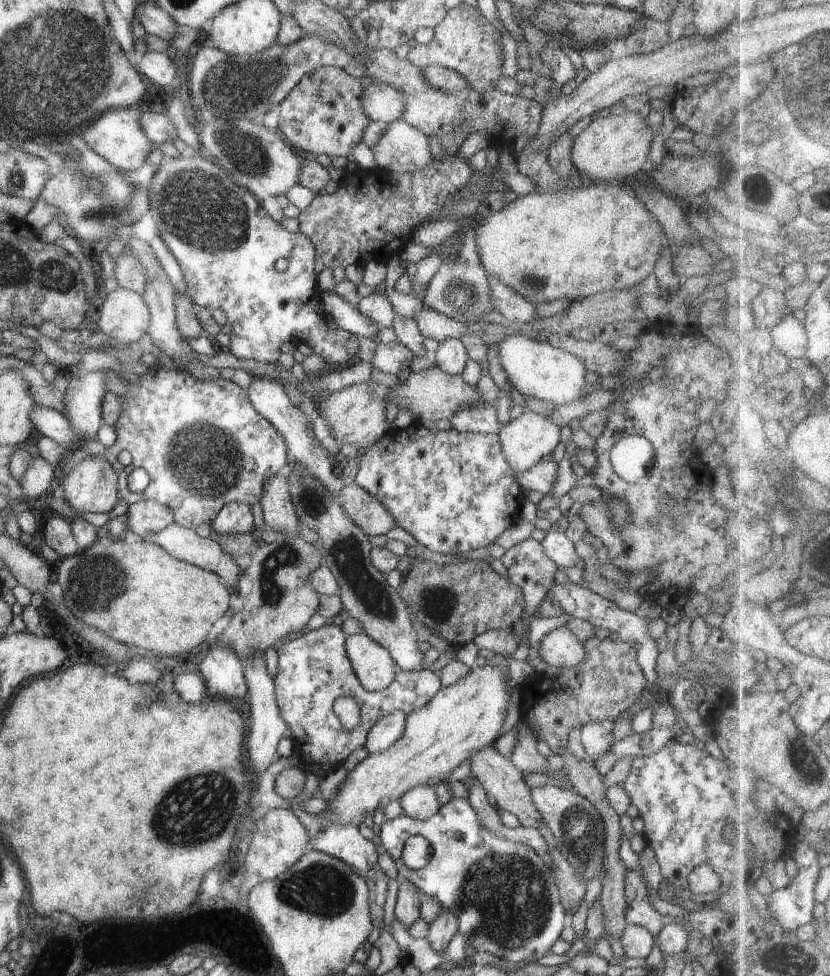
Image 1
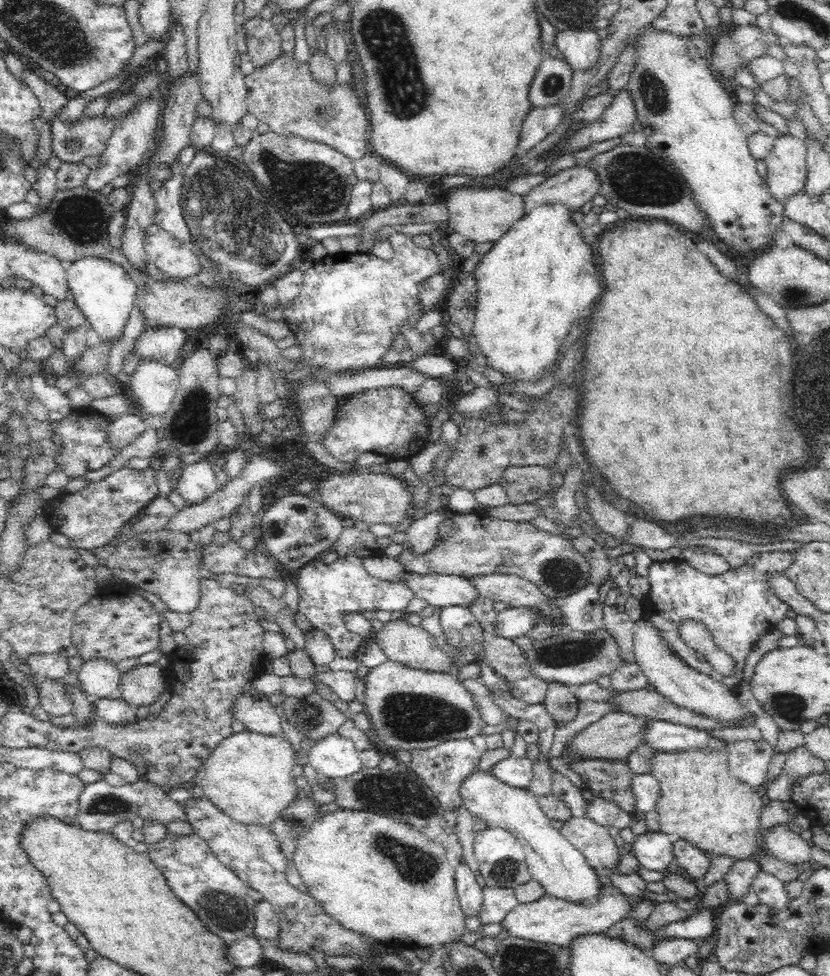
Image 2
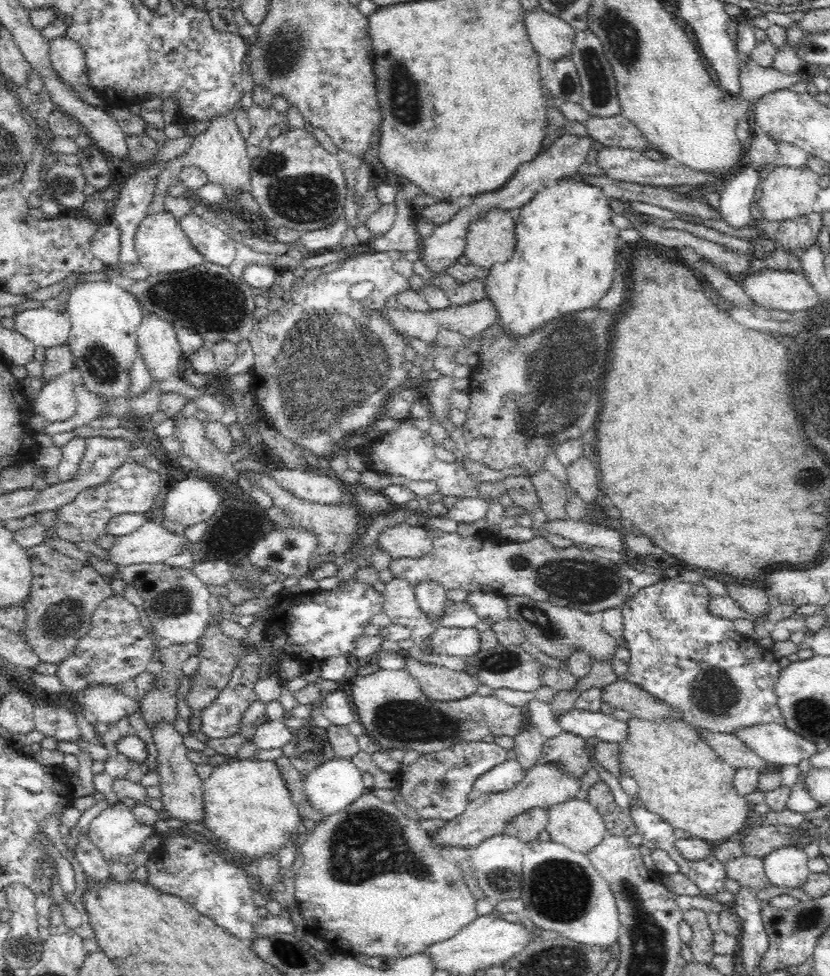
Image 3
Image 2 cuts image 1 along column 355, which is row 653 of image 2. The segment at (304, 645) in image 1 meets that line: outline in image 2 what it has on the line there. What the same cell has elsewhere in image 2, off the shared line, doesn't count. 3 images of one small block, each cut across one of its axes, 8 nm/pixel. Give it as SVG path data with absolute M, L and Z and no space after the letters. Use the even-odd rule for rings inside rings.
M788 551L763 552L750 558L746 564L737 569L730 569L720 576L704 574L690 566L686 561L670 560L653 562L648 568L648 580L651 586L647 599L649 606L644 605L644 619L648 619L666 643L677 650L678 659L690 668L724 684L730 691L739 688L743 681L744 666L752 653L756 642L775 629L776 624L787 618L791 607L780 600L766 581L768 574L784 574L792 564L792 553ZM684 620L702 622L713 635L714 643L735 659L736 669L733 676L724 677L714 668L704 655L685 645L679 634Z

